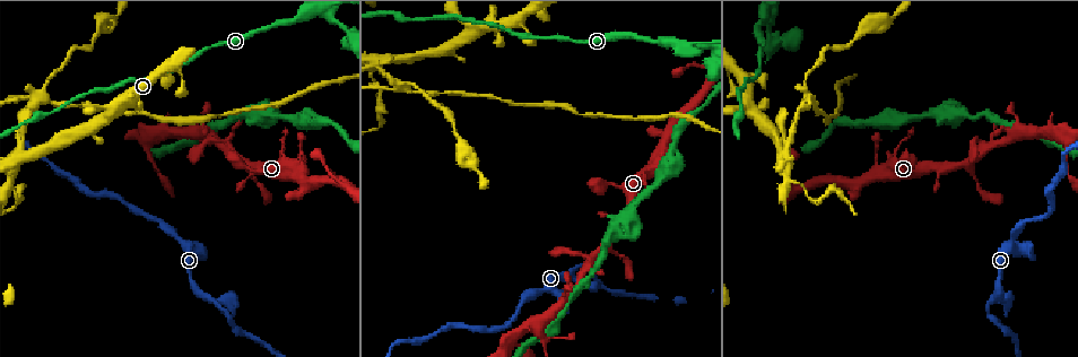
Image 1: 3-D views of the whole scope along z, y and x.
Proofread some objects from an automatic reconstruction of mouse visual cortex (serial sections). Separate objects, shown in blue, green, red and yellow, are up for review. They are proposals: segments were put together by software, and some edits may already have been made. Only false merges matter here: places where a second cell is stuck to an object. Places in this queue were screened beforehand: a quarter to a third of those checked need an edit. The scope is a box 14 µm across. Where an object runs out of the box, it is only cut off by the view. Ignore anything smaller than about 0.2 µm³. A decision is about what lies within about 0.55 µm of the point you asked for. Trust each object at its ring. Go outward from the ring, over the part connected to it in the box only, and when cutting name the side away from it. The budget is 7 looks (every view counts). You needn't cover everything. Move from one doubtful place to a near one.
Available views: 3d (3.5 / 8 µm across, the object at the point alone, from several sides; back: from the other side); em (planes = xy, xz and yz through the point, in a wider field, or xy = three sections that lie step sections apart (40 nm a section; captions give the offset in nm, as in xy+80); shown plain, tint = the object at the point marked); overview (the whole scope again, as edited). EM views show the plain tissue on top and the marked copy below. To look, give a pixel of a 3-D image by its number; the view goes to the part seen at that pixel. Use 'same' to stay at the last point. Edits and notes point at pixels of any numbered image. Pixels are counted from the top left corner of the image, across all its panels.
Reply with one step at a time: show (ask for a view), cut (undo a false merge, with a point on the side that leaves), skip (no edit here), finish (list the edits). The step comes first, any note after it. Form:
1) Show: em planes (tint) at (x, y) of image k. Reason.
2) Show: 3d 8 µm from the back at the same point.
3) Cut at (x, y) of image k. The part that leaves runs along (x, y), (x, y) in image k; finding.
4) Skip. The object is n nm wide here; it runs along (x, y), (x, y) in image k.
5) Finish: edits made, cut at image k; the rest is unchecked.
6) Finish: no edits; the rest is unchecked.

Show: 3d 3.5 µm at (227, 315) of image 1. Narrows sharply.

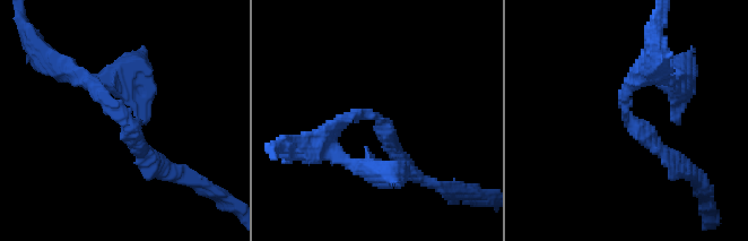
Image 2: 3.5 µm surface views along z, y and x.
Show: em xy step 3 (tint) at (629, 116) of image 2. Shape alone is not enough.

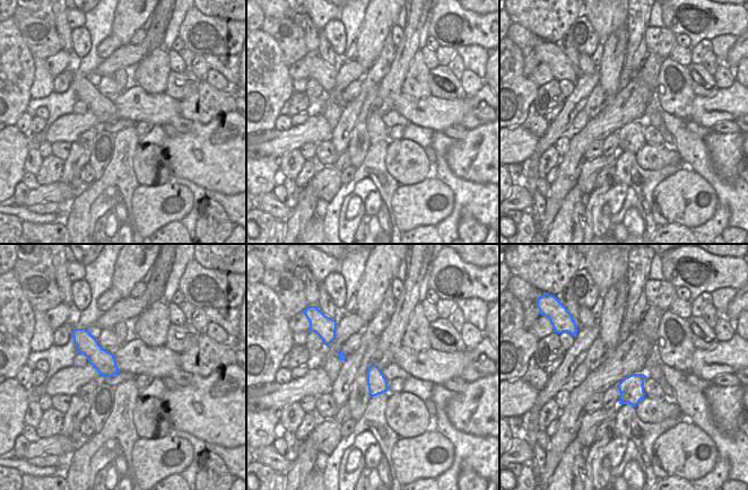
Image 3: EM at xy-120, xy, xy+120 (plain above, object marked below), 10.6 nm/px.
Skip. The object is 220 nm wide here; it runs along (68, 68), (130, 123), (155, 165) in image 2; one cell here.

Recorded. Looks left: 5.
Show: 3d 3.5 µm at (546, 341) of image 1. Sudden change in width.

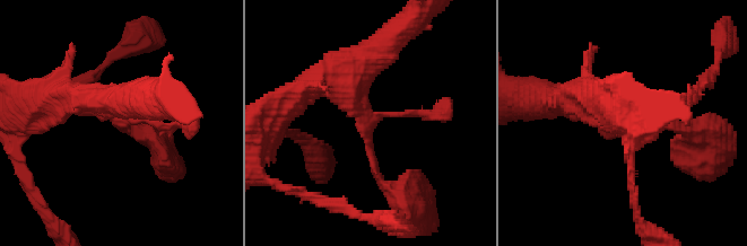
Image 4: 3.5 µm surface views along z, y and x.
Show: em xy step 3 (tint) at (372, 121) of image 4. Now the EM.

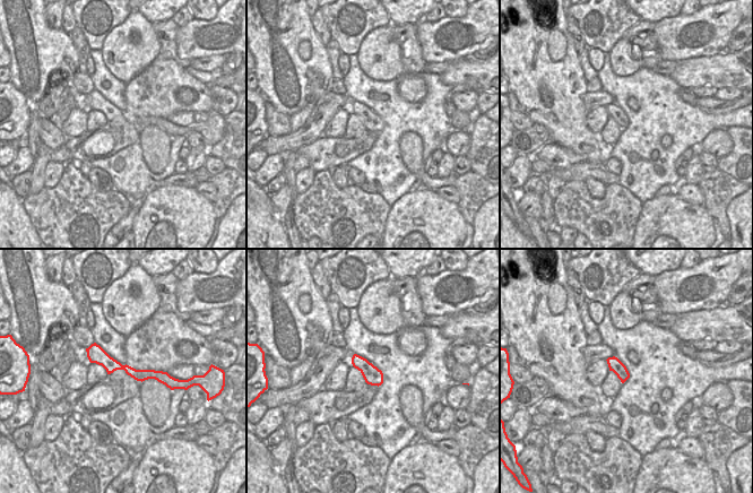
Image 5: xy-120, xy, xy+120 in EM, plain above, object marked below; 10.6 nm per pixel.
Skip. It runs along (105, 97), (119, 119), (189, 125) in image 4; all the same cell.

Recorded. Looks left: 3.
Show: 3d 3.5 µm at (772, 23) of image 1.

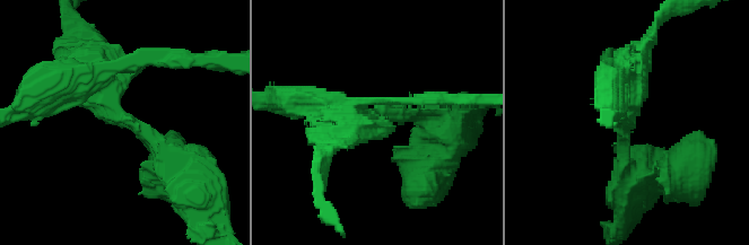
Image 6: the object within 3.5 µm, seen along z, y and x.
Show: em xy step 2 (tint) at (628, 117) of image 6. The arms are 200, 500 nm wide; need the tissue.

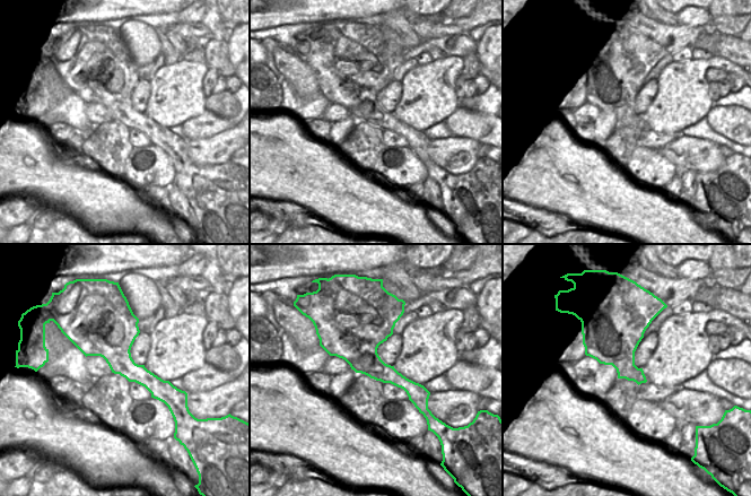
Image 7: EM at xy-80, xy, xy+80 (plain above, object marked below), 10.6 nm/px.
Cut at (314, 141) of image 6. A second cell is stuck on.

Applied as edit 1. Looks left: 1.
Finish: edits made, cut at image 6; the rest is unchecked.

